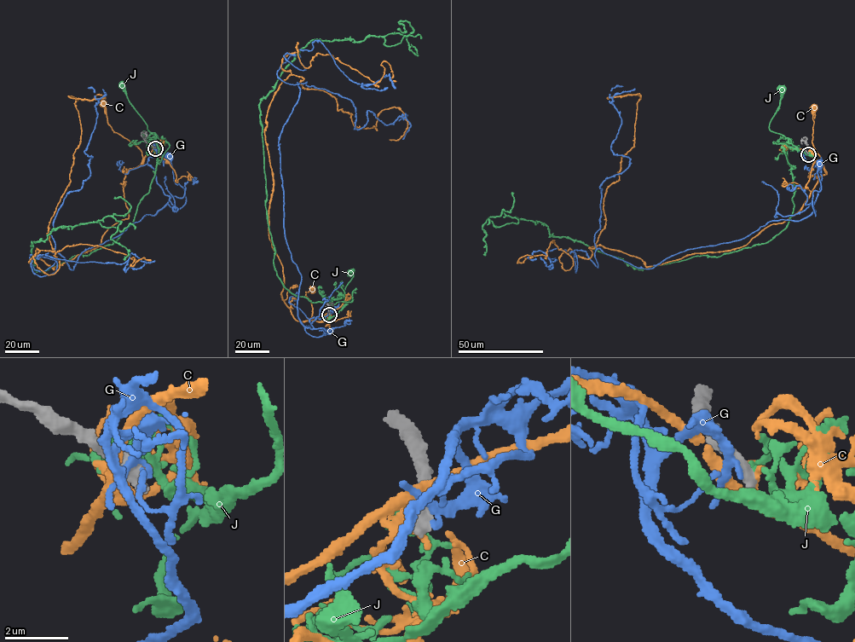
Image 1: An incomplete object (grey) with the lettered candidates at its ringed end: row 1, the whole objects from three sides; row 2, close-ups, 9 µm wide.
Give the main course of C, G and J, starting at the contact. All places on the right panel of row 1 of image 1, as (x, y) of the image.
C: (808, 153), (823, 164), (811, 141), (813, 106)
G: (807, 153), (804, 158), (815, 163), (822, 176), (815, 216), (811, 199), (814, 191), (821, 188), (819, 162)
J: (808, 153), (769, 129), (779, 105), (781, 89)

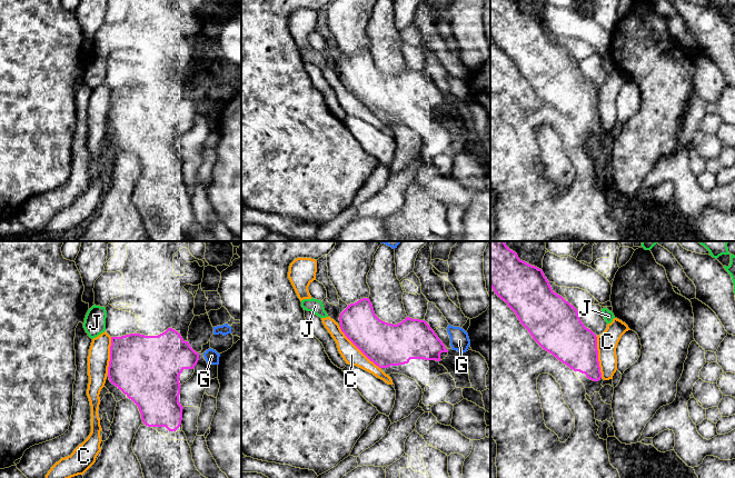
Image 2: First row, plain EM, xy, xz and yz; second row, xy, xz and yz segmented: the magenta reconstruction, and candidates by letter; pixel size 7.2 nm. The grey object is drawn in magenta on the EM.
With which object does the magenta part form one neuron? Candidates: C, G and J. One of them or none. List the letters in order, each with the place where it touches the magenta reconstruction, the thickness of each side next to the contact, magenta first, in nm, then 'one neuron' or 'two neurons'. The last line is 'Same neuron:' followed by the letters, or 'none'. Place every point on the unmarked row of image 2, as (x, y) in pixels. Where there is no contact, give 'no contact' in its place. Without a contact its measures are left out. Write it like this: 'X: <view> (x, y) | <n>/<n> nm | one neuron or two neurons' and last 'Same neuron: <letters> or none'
C: xz (359, 100) | 320/140 nm | two neurons
G: no contact | two neurons
J: no contact | two neurons
Same neuron: none

